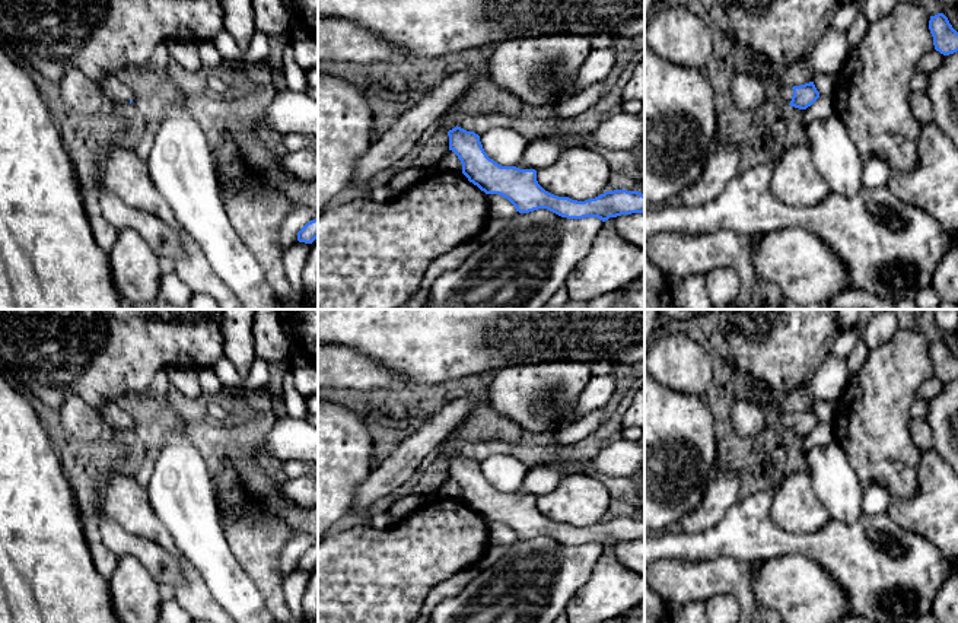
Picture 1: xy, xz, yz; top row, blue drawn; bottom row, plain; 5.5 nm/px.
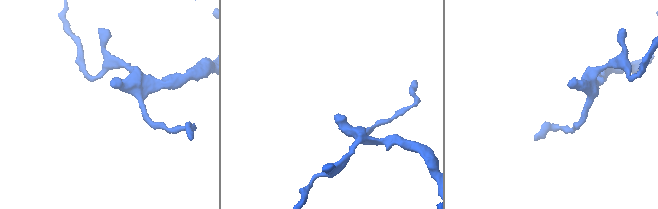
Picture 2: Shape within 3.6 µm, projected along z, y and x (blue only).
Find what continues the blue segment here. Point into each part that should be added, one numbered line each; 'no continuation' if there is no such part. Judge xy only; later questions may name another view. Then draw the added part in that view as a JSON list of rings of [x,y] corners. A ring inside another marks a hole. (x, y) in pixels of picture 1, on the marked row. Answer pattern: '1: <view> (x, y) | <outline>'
1: xy (111, 86) | [[[115,71],[102,77],[102,80],[99,82],[99,88],[101,92],[118,107],[128,105],[133,99],[131,89],[117,77]]]

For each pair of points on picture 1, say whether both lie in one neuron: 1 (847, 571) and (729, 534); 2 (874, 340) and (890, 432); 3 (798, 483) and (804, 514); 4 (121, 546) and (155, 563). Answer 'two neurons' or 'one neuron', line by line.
1: one neuron
2: two neurons
3: one neuron
4: one neuron

